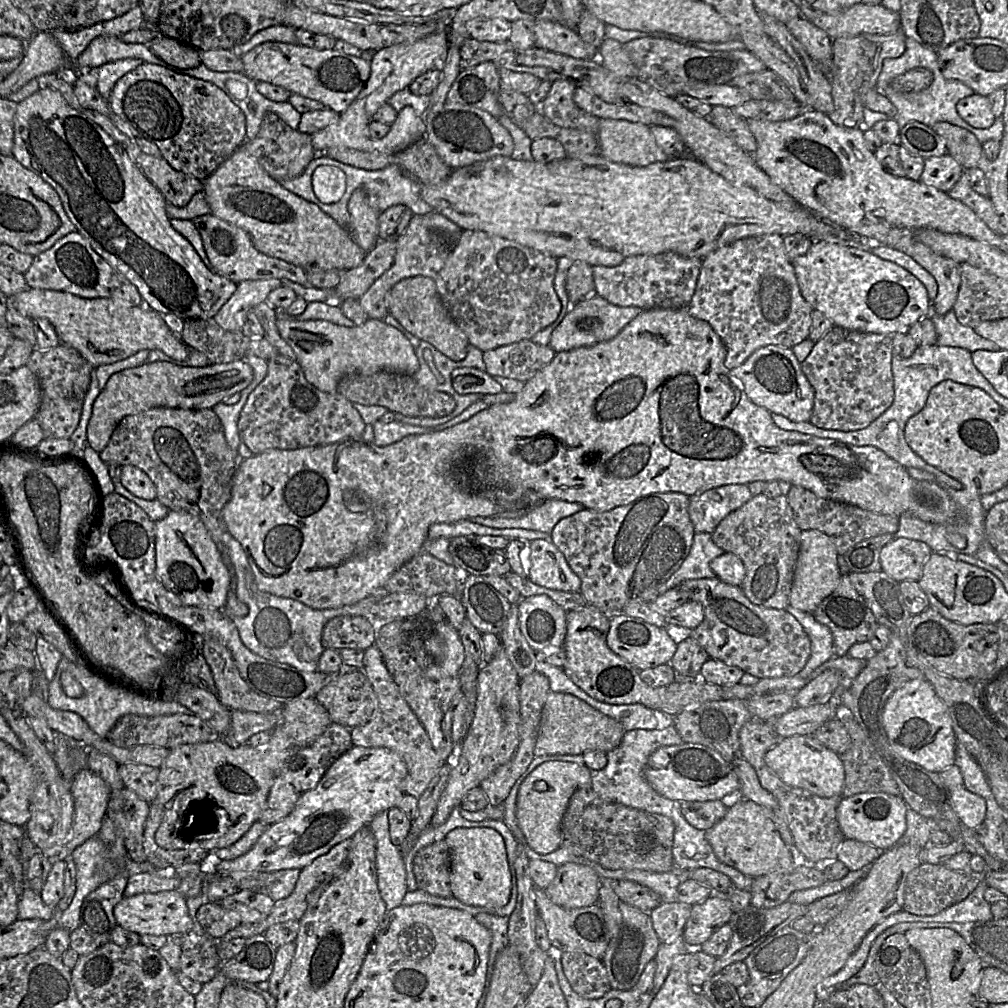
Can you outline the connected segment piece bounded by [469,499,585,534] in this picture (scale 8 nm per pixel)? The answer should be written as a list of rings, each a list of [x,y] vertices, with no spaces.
[[[550,499],[542,501],[518,518],[475,516],[469,518],[469,521],[492,528],[523,528],[550,534],[561,519],[584,509],[580,503]]]

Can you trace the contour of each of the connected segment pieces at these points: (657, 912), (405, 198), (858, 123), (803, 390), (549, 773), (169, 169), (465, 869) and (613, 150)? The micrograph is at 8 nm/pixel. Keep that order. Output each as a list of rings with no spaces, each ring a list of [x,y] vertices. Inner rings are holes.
[[[679,901],[661,902],[648,913],[661,942],[671,943],[682,937],[690,910],[691,905]]]
[[[317,154],[301,175],[279,183],[283,188],[319,206],[343,228],[351,223],[349,200],[354,191],[360,188],[366,191],[370,204],[380,213],[395,205],[407,206],[416,215],[432,211],[431,206],[421,197],[422,184],[406,176],[404,169],[395,162],[382,170],[370,171],[341,163],[324,154]]]
[[[902,31],[890,35],[861,34],[853,37],[839,37],[832,40],[832,60],[830,82],[832,87],[832,98],[834,110],[828,115],[833,123],[847,128],[860,128],[864,131],[863,124],[863,97],[872,89],[876,89],[878,77],[881,72],[882,63],[887,58],[898,58],[906,49],[906,36]]]
[[[777,345],[761,347],[730,372],[756,405],[794,422],[809,422],[814,405],[814,390],[791,348]]]
[[[550,760],[537,766],[522,782],[516,801],[516,818],[528,845],[539,854],[549,854],[561,846],[561,823],[572,794],[579,788],[590,787],[590,769],[584,764]]]
[[[141,151],[135,163],[151,183],[162,193],[166,202],[174,206],[185,207],[194,194],[203,191],[202,180],[175,170],[163,157],[155,157]]]
[[[489,827],[455,828],[444,838],[451,857],[453,897],[471,906],[502,907],[511,898],[512,875],[503,836]]]
[[[602,119],[597,138],[601,156],[616,163],[644,167],[671,158],[657,145],[651,127],[642,123]]]

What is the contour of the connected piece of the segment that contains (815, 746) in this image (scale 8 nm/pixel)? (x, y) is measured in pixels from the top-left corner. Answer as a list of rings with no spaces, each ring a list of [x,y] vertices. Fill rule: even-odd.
[[[813,735],[781,738],[765,754],[766,765],[787,785],[830,798],[840,796],[844,787],[845,770],[840,755],[821,744]]]

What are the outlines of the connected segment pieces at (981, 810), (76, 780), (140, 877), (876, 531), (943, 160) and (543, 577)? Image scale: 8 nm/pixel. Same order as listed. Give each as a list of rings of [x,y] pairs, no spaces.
[[[964,786],[948,788],[952,807],[965,826],[975,829],[984,823],[987,805],[983,797],[968,791]]]
[[[85,768],[73,777],[71,793],[74,815],[70,838],[55,857],[49,858],[53,863],[64,861],[78,846],[98,835],[106,816],[111,789],[102,778]]]
[[[174,871],[139,873],[129,877],[124,896],[178,890],[179,885],[180,878]]]
[[[792,486],[786,495],[794,520],[801,531],[818,530],[833,541],[838,555],[844,555],[861,541],[883,534],[894,534],[899,528],[899,517],[877,514],[859,507],[816,496],[801,486]]]
[[[948,154],[930,157],[924,159],[924,168],[919,181],[947,193],[963,172],[963,167]]]
[[[533,540],[528,551],[529,574],[533,583],[564,592],[579,592],[580,578],[573,572],[564,555],[552,541]]]

